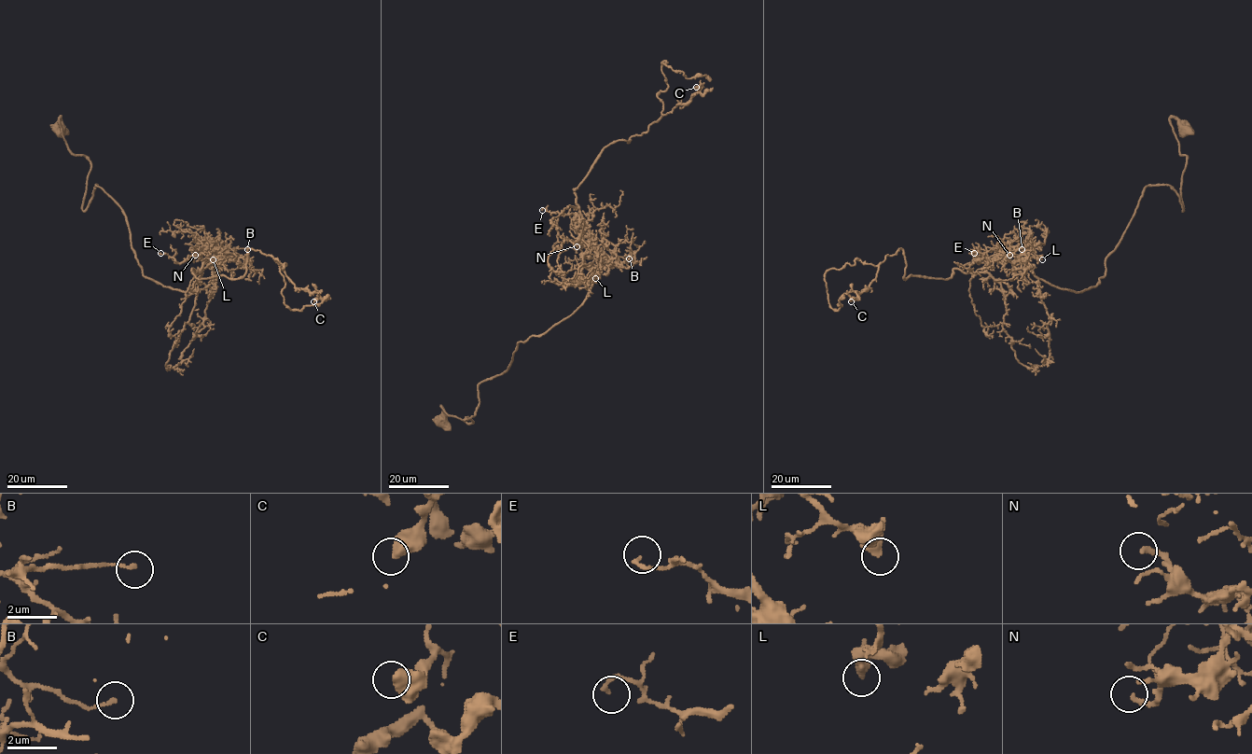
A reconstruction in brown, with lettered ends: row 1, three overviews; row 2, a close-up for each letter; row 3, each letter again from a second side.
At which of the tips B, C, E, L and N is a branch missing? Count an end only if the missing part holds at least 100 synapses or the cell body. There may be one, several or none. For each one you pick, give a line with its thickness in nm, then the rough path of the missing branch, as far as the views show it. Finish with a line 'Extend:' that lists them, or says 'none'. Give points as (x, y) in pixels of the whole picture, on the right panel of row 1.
Extend: none

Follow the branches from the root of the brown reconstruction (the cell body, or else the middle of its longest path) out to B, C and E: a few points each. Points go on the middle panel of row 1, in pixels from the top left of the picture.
B: (441, 423), (441, 406), (471, 423), (478, 385), (583, 302), (599, 245), (629, 258)
C: (441, 423), (441, 406), (471, 423), (478, 385), (583, 302), (600, 252), (574, 189), (605, 146), (696, 87)
E: (441, 423), (441, 406), (471, 423), (478, 385), (586, 298), (595, 239), (577, 213), (542, 210)

